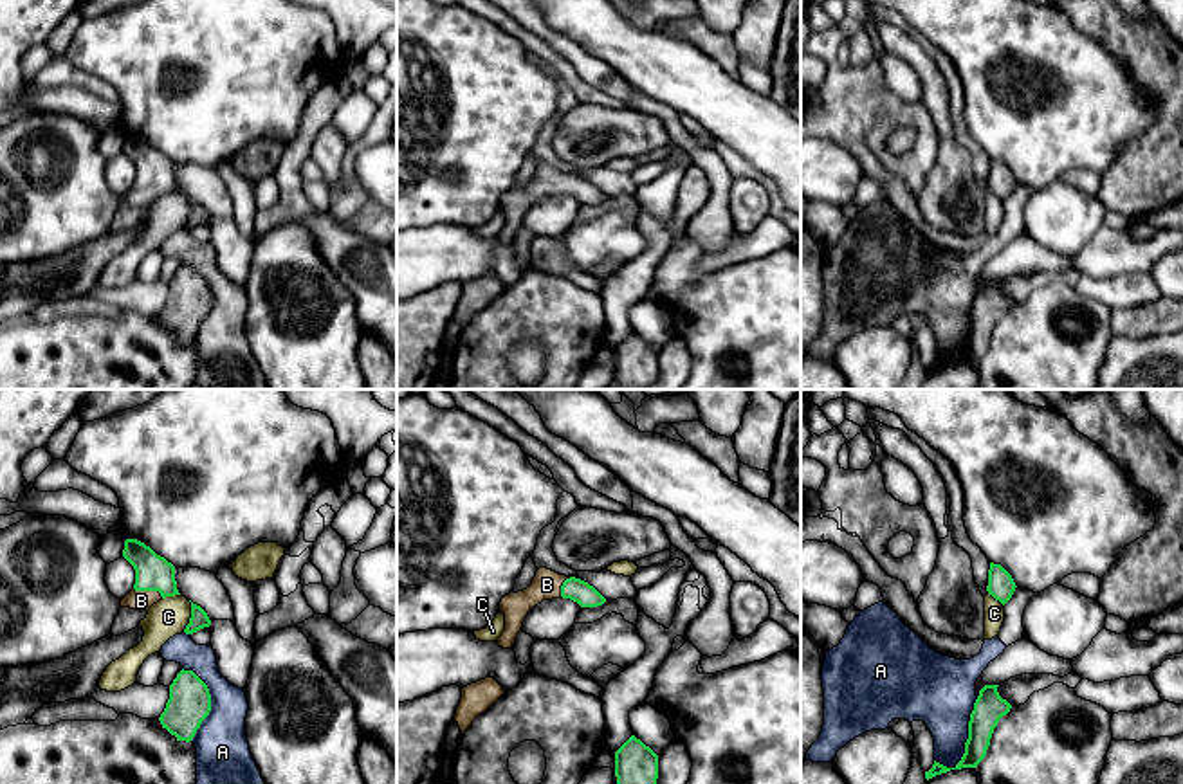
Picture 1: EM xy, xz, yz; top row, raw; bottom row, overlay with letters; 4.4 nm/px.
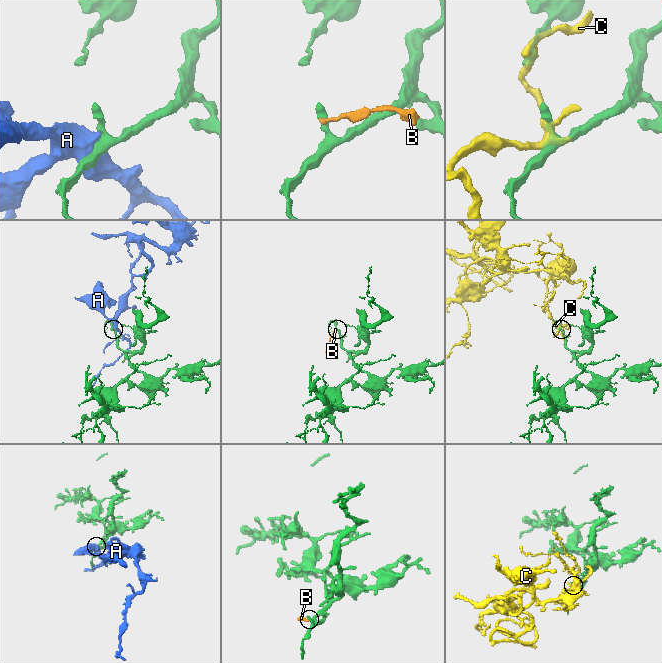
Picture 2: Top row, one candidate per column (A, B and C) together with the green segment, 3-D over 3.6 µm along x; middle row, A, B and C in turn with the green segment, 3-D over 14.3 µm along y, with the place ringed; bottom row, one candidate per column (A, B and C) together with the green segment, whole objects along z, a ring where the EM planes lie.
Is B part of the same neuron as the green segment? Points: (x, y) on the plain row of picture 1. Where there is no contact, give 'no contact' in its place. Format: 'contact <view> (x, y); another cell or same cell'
contact xy (148, 186); same cell

